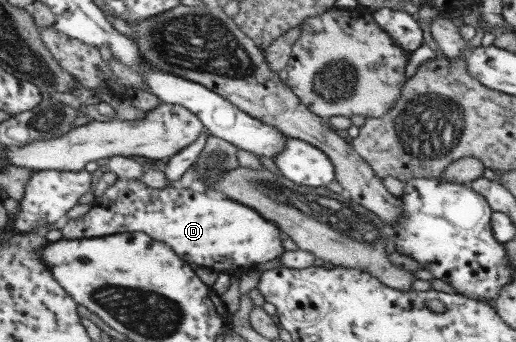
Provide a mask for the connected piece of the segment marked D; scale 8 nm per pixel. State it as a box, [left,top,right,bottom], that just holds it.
[60,178,287,268]

